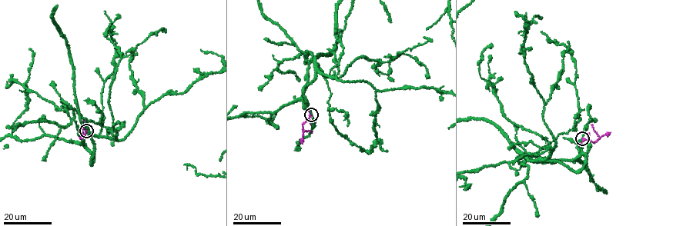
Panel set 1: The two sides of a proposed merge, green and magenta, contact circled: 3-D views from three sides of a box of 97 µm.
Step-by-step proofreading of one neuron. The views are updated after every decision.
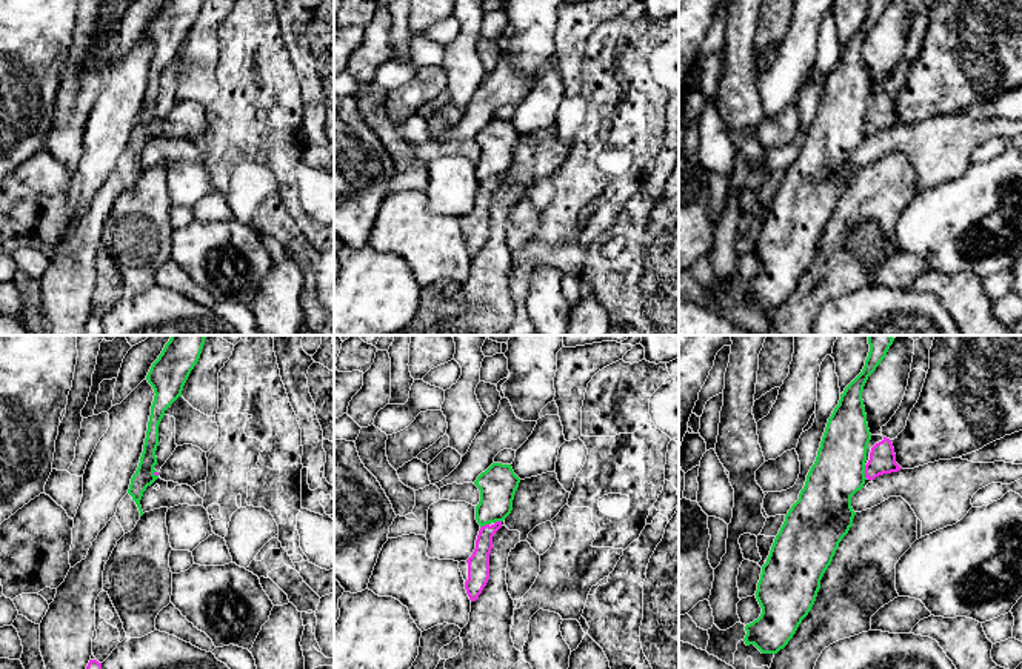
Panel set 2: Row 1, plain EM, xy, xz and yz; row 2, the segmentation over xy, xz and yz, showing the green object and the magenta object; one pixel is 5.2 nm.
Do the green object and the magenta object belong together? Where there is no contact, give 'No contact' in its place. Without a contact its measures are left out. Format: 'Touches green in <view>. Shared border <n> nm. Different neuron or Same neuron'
Touches green in yz. Shared border 80 nm. Different neuron

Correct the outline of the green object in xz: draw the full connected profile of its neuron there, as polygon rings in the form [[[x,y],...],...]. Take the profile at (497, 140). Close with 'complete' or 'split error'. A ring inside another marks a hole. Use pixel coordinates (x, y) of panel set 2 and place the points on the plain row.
[[[493,118],[482,128],[474,140],[480,146],[480,157],[476,161],[476,175],[482,181],[503,177],[513,166],[514,149],[520,134],[511,120]]]; complete

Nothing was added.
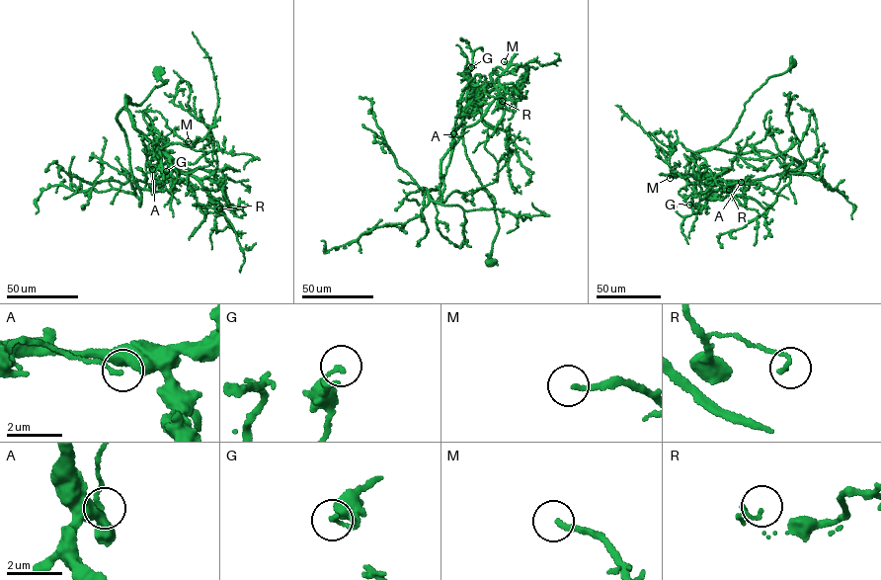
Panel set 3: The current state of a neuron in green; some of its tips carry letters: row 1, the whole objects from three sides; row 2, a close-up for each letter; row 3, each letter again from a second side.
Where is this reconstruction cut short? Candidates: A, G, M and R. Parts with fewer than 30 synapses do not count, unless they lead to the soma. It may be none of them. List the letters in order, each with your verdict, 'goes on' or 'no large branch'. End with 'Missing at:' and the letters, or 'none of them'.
A: no large branch
G: no large branch
M: goes on
R: no large branch
Missing at: M

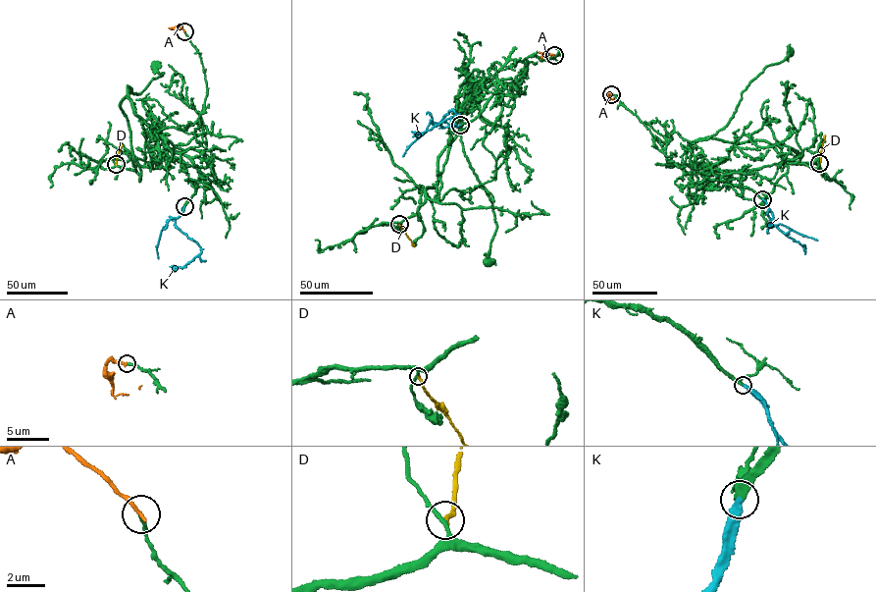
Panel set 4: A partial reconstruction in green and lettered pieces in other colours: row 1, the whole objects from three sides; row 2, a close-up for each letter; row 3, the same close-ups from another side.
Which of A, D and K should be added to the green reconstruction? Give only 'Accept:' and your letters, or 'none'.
Accept: A, K

